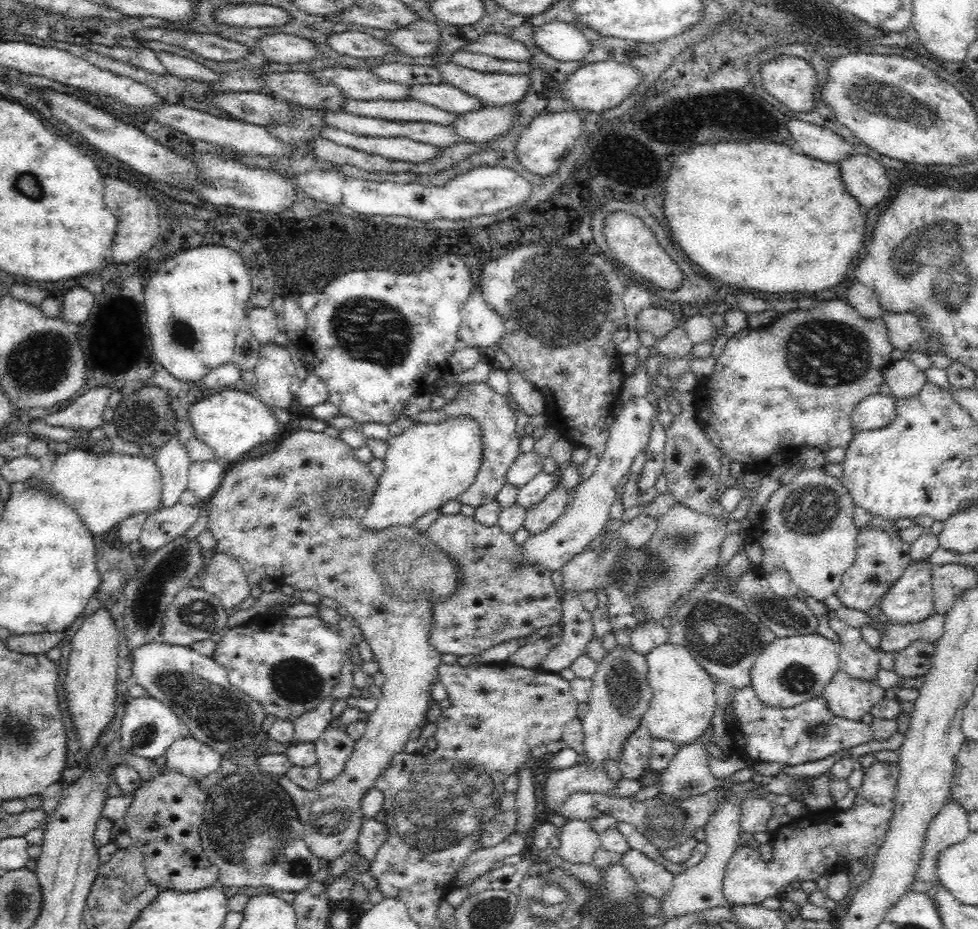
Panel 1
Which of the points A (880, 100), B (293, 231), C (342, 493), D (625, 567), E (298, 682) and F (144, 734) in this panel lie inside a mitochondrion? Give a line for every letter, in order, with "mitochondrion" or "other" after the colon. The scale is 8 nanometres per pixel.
A: mitochondrion
B: other
C: mitochondrion
D: mitochondrion
E: mitochondrion
F: mitochondrion

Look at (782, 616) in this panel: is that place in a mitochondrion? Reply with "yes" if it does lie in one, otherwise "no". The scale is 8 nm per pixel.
yes

